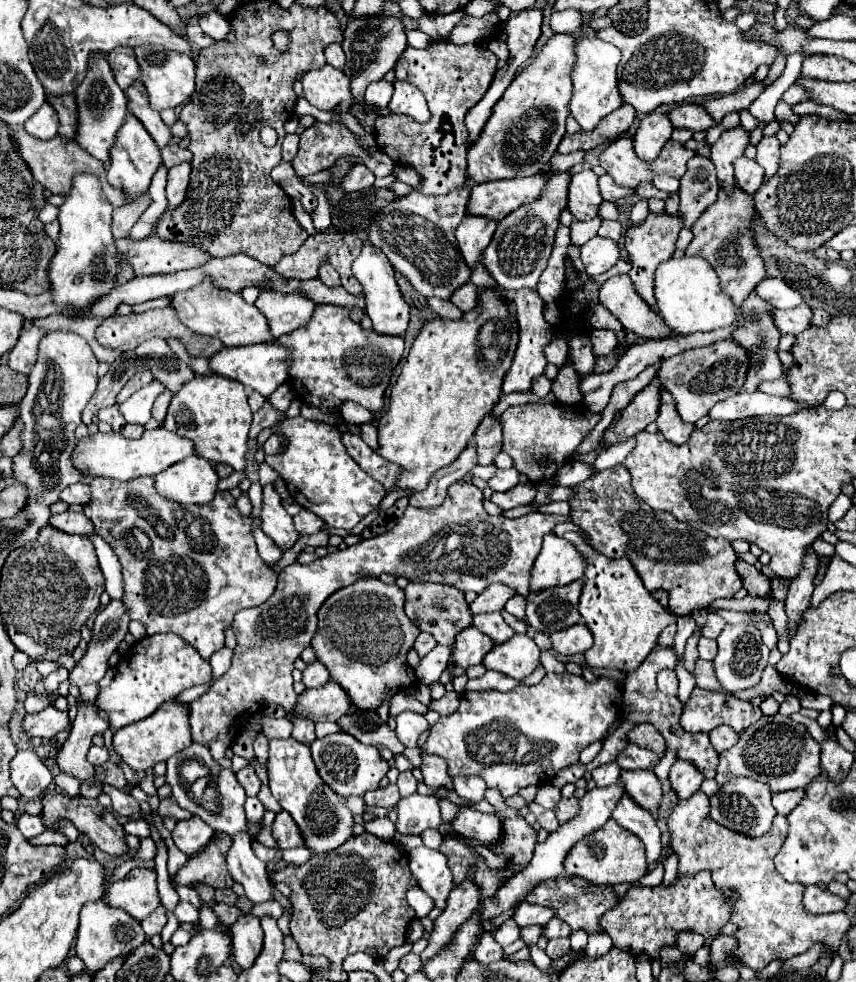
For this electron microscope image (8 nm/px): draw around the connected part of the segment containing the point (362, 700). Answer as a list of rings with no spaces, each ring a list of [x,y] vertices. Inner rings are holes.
[[[364,576],[350,586],[344,586],[328,596],[328,600],[318,610],[318,628],[312,638],[312,648],[318,660],[330,670],[330,678],[338,680],[352,700],[352,708],[378,708],[390,686],[406,690],[414,684],[414,670],[406,662],[406,654],[412,648],[418,628],[404,614],[404,590],[396,584],[384,584],[374,576]]]

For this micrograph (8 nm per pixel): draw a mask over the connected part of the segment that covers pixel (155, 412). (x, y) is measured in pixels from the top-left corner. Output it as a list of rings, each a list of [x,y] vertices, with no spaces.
[[[164,390],[164,392],[156,398],[154,408],[152,408],[152,416],[154,416],[158,422],[162,422],[162,420],[164,420],[164,416],[166,416],[166,410],[168,410],[168,404],[170,404],[172,396],[174,396],[174,394],[172,394],[170,390]]]

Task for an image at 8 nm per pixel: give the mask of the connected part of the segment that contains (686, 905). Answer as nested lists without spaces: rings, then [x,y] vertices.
[[[698,872],[698,876],[678,876],[672,886],[640,888],[634,886],[622,898],[622,904],[608,910],[600,918],[600,926],[610,934],[614,946],[632,952],[634,956],[644,952],[650,958],[660,956],[664,944],[676,944],[676,934],[682,930],[694,930],[702,936],[716,936],[718,930],[730,920],[730,902],[714,888],[710,872]]]

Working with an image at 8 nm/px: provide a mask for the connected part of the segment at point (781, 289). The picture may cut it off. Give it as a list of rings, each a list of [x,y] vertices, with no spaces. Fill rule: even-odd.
[[[764,278],[756,288],[754,288],[766,302],[774,304],[774,308],[796,308],[804,304],[804,298],[798,290],[786,284],[782,278]]]

